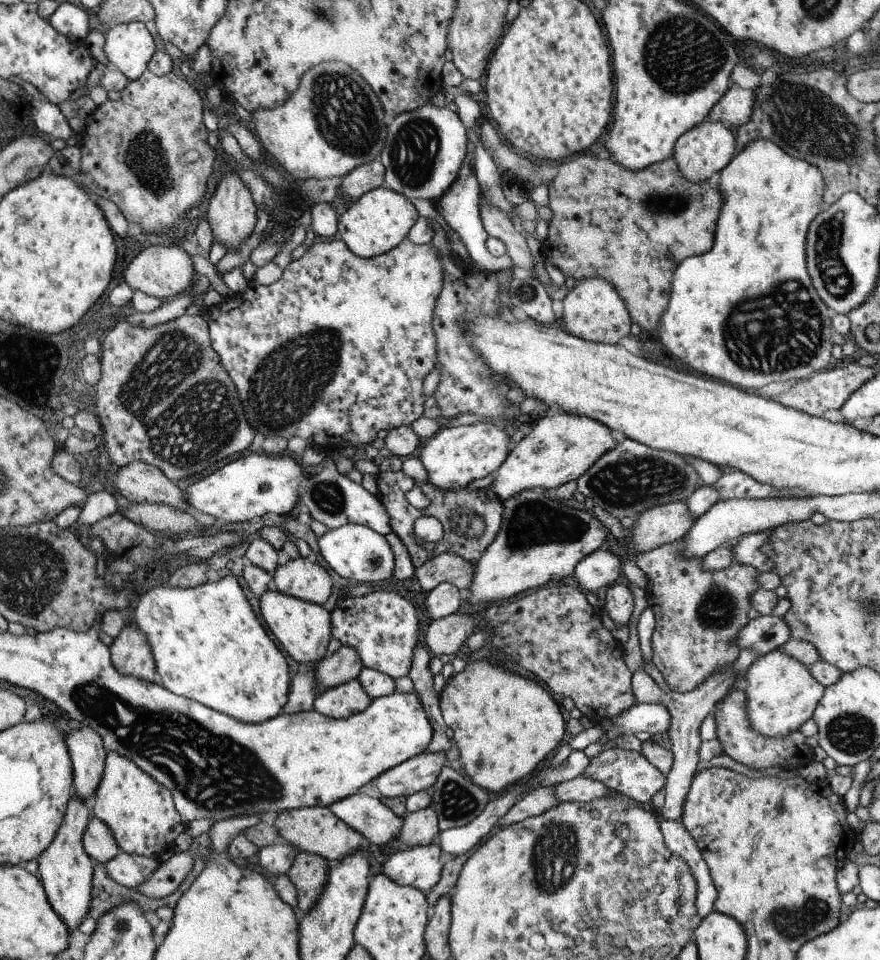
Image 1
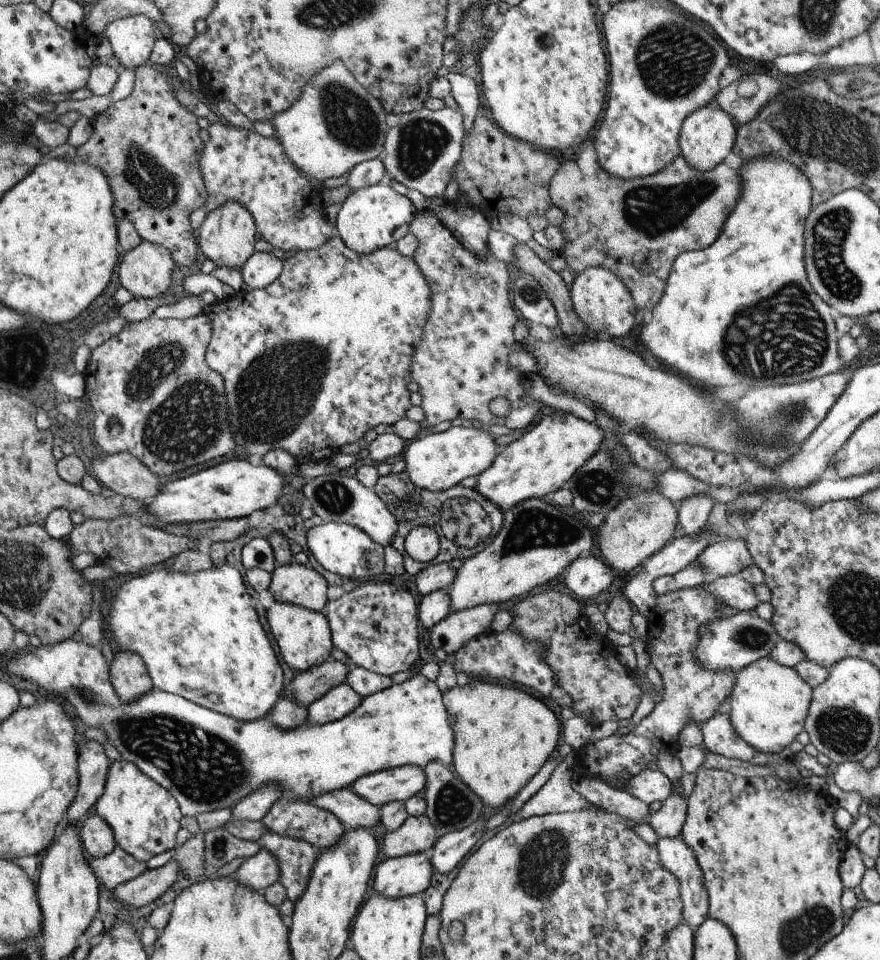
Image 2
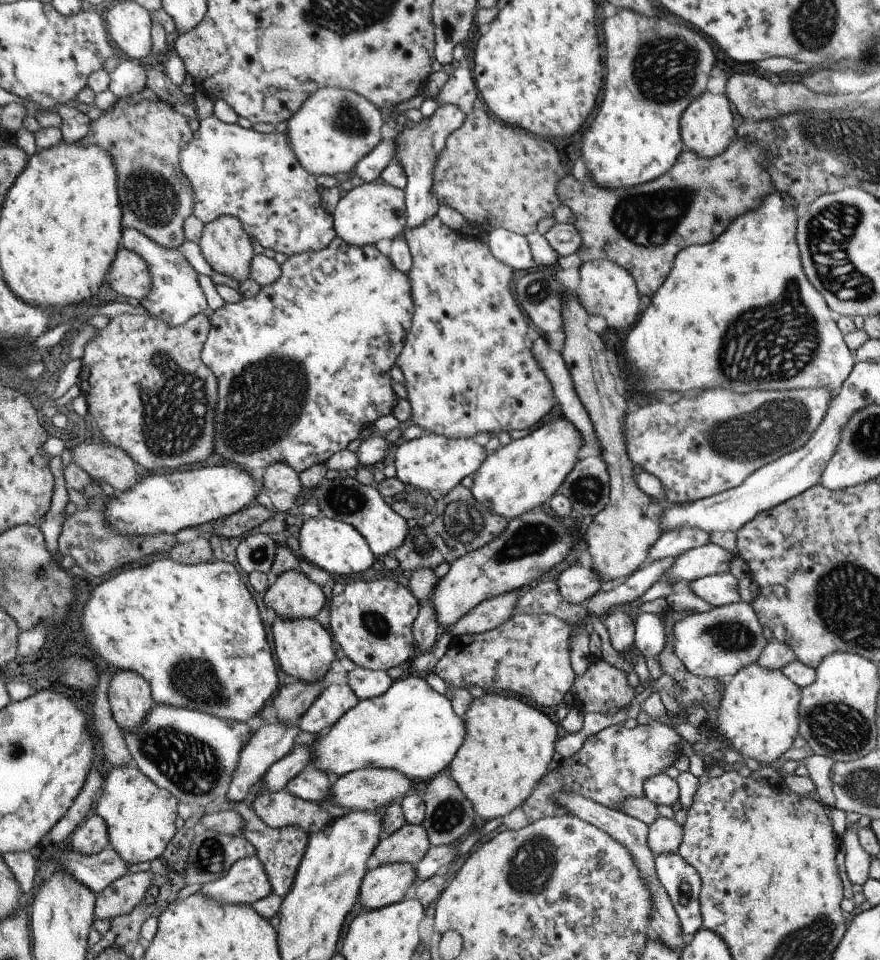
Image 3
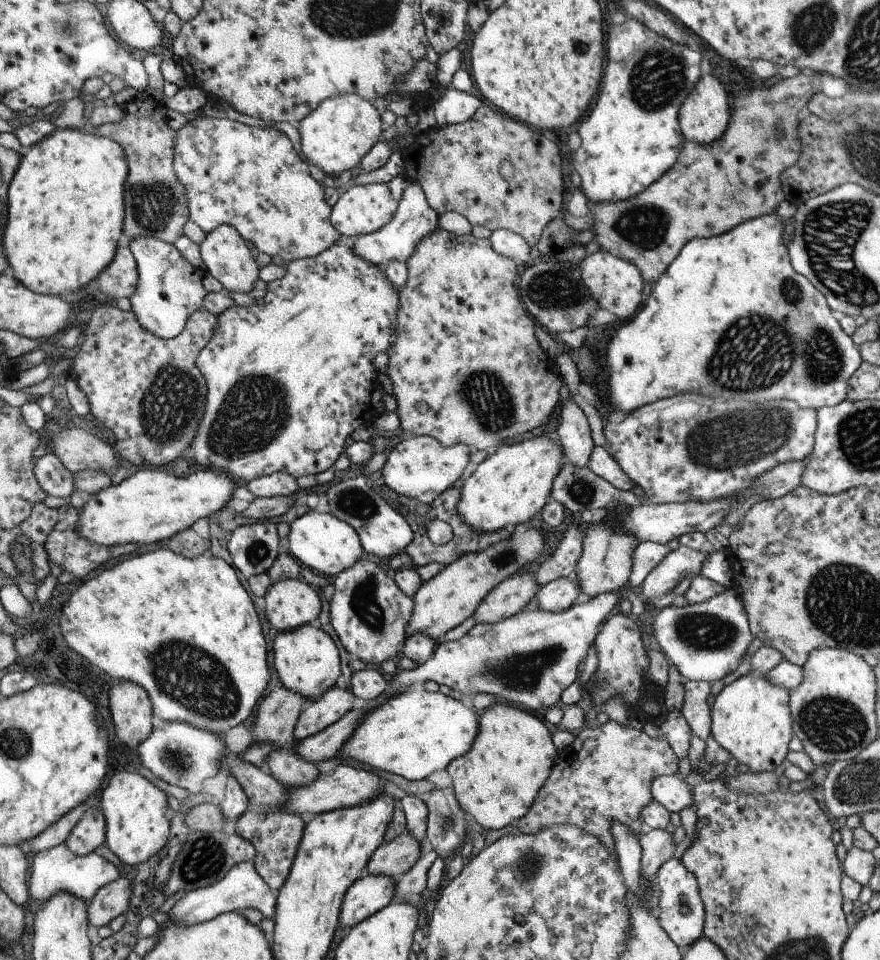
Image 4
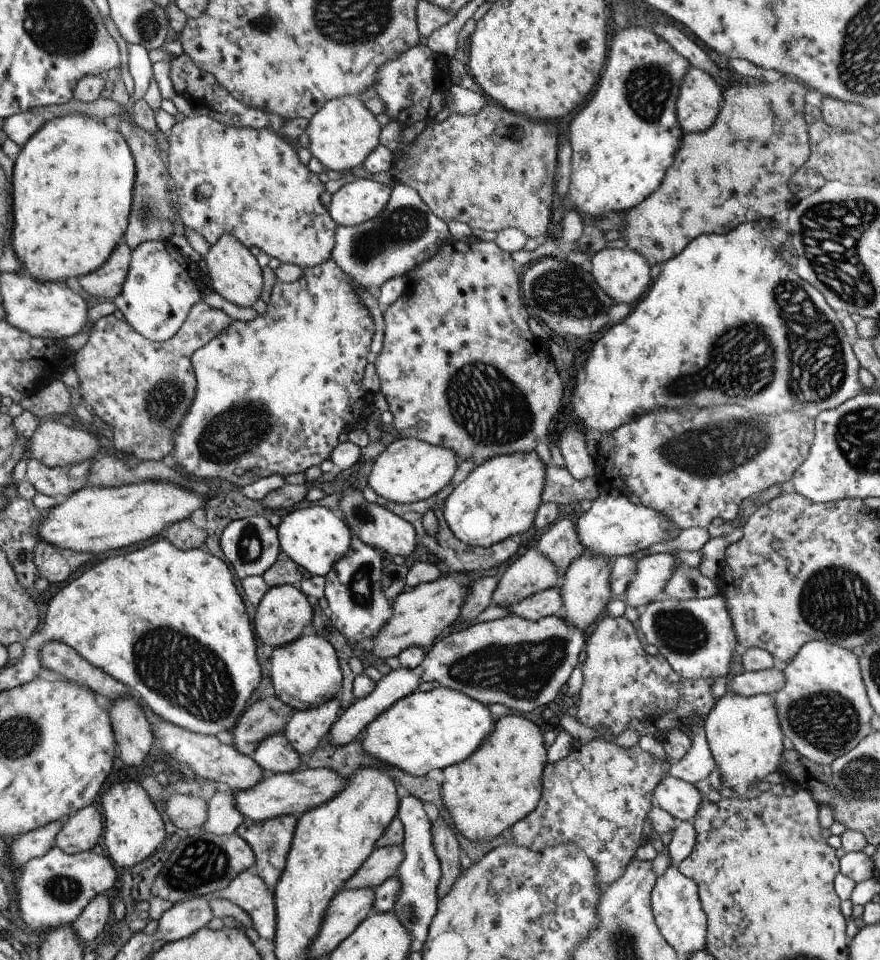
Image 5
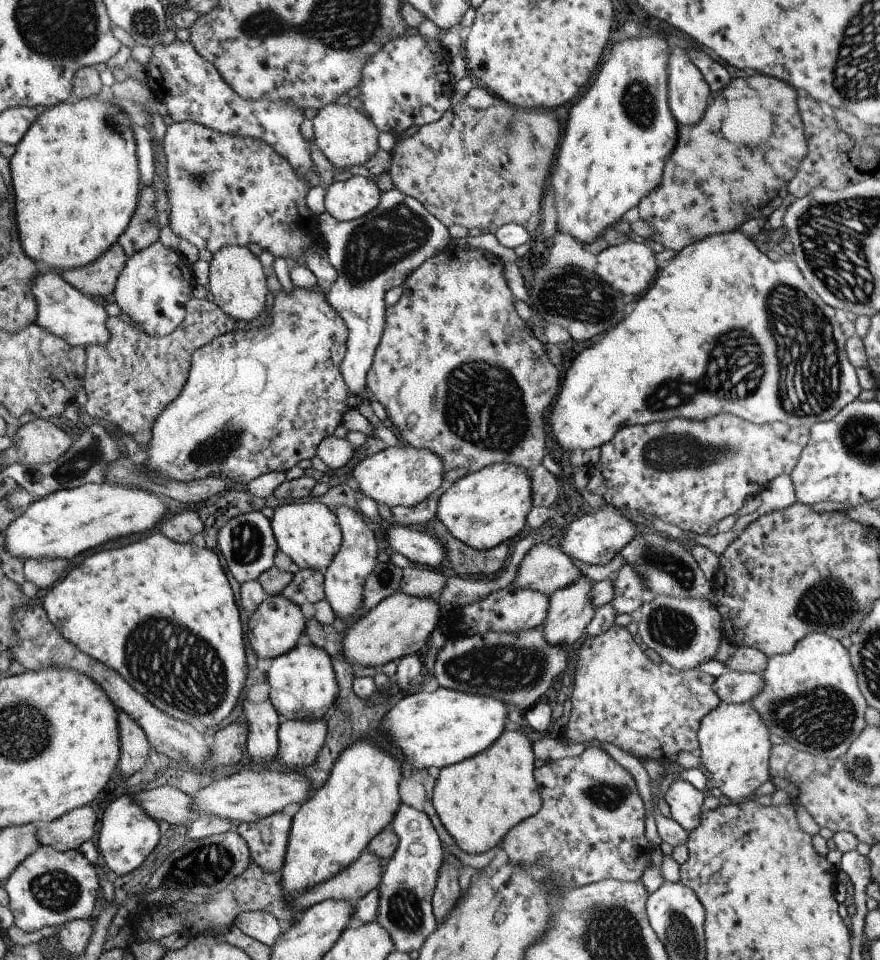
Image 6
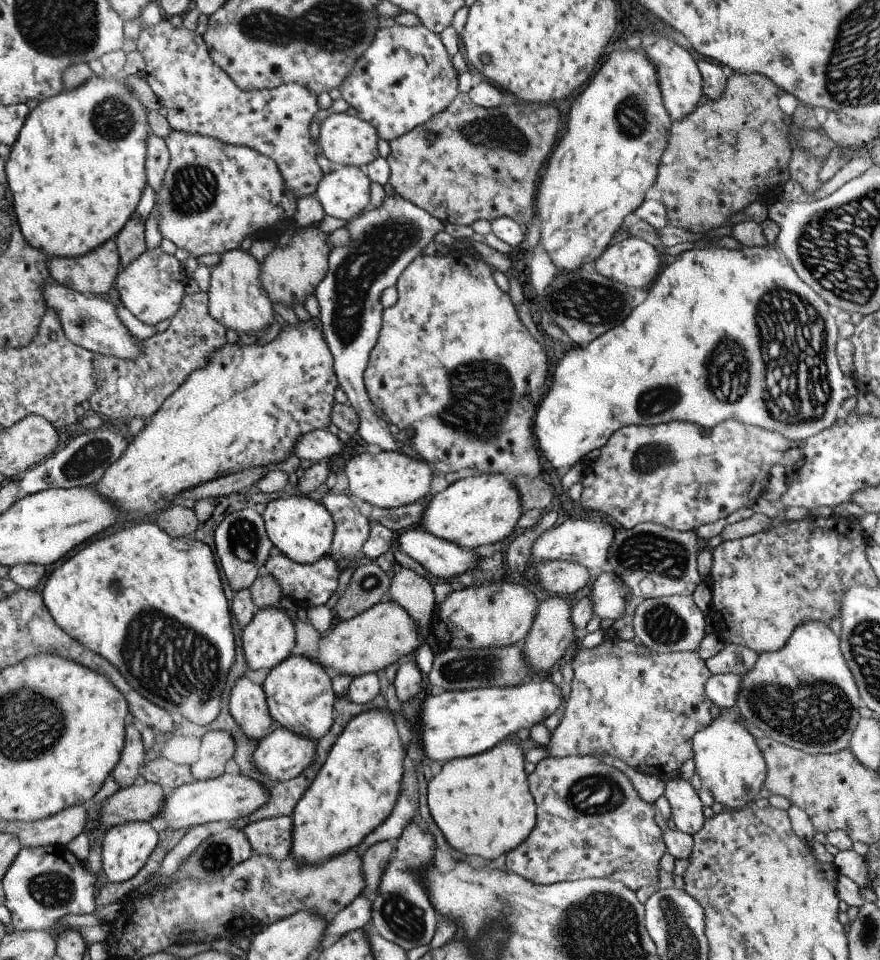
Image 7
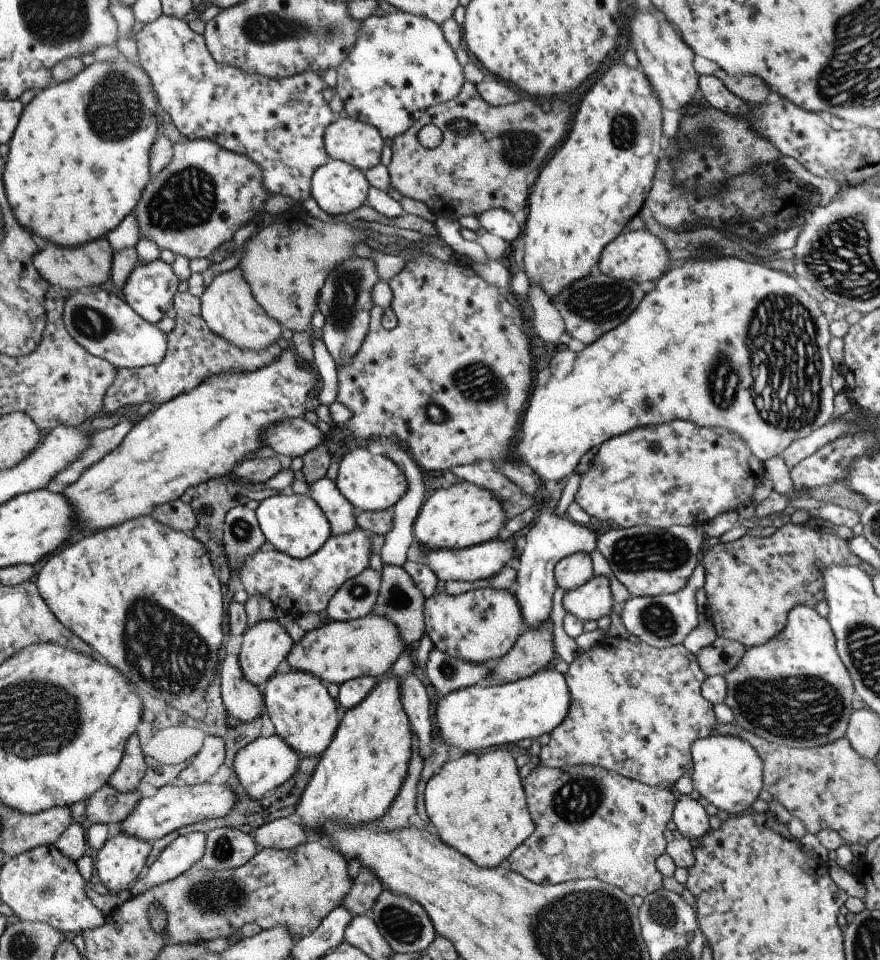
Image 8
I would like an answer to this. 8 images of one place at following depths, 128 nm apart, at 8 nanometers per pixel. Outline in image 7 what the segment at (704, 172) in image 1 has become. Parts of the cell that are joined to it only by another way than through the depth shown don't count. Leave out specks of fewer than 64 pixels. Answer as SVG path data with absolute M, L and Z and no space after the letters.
M663 36L645 50L650 60L656 65L657 77L663 96L663 103L672 120L680 121L695 111L704 97L703 78L692 54L674 40Z

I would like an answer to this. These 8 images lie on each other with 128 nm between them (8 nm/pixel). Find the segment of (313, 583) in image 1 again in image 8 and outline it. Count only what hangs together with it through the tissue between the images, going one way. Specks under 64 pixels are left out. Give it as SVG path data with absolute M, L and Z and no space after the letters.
M275 619L257 622L243 635L238 656L243 675L256 686L264 684L280 672L280 664L295 644Z

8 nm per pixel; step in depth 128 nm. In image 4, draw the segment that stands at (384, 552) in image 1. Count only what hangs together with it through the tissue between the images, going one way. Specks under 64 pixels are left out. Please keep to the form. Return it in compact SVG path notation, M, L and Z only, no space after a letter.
M314 510L304 513L290 525L288 539L283 543L287 552L303 567L331 578L354 566L365 552L361 538L353 526L333 514L319 513Z

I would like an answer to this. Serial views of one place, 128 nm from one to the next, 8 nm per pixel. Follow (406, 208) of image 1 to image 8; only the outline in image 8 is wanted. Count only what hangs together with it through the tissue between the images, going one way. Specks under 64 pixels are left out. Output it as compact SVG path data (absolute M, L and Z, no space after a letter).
M330 159L312 178L311 197L330 215L340 216L366 204L368 176L350 163Z

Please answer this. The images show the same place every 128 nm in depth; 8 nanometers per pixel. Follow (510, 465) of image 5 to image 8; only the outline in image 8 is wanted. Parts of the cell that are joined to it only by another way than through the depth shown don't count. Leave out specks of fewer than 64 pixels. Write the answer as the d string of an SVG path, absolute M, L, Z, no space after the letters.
M461 480L446 489L442 487L436 488L433 494L428 499L425 499L414 521L413 533L422 548L458 550L504 538L506 536L504 532L506 522L506 511L497 496L490 489Z

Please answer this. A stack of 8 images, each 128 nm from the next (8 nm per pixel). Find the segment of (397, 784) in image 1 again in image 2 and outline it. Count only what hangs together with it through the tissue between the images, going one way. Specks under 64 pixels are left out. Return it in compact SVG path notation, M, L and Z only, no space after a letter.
M410 764L369 774L356 780L350 789L380 808L392 801L408 800L418 794L426 783L425 770Z

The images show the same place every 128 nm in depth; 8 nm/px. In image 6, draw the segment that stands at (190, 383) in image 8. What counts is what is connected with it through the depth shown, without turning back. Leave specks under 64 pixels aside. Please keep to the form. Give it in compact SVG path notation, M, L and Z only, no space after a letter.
M191 297L184 306L184 320L174 328L174 332L166 336L149 337L146 332L138 331L136 326L120 320L120 318L110 318L106 326L110 328L110 342L106 344L96 344L96 346L86 346L86 372L84 381L84 391L88 397L87 413L92 418L106 420L122 430L122 434L132 436L140 448L150 446L152 440L153 427L157 419L161 417L162 410L178 398L178 394L185 389L189 379L193 354L214 341L214 338L222 337L231 333L236 321L232 316L222 312L210 298L198 300Z

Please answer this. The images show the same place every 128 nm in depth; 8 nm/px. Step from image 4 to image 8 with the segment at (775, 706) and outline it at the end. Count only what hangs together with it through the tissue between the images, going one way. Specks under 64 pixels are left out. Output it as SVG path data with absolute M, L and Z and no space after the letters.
M712 733L695 740L691 746L693 788L717 810L741 815L751 810L763 788L763 762L756 749L734 735Z

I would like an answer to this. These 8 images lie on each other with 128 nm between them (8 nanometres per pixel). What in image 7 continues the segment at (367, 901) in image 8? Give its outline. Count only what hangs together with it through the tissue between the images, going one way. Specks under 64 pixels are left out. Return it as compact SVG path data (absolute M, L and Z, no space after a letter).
M382 841L369 846L363 852L363 870L366 874L366 890L374 890L380 884L383 872L392 858L392 842Z

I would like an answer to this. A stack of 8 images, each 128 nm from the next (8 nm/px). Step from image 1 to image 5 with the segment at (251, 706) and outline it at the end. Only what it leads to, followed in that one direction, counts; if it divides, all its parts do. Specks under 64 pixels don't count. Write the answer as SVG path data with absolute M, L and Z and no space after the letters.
M169 539L156 540L156 542L152 542L152 544L148 544L148 546L144 546L144 548L135 552L110 556L110 558L106 558L106 560L88 568L81 576L72 580L68 586L62 588L50 599L40 636L46 642L56 640L73 647L78 654L86 658L93 666L104 670L112 678L126 684L134 694L141 697L143 702L146 702L146 705L154 714L158 714L160 718L175 726L180 726L184 730L201 735L214 736L221 730L232 731L232 728L235 728L236 720L242 716L242 712L246 708L248 698L254 694L254 690L262 682L262 672L260 672L260 664L258 664L258 656L256 656L254 628L252 628L250 616L244 608L242 596L240 596L238 588L234 586L232 572L228 570L226 562L222 562L220 557L212 556L212 553L202 552L202 548L188 549L182 552Z

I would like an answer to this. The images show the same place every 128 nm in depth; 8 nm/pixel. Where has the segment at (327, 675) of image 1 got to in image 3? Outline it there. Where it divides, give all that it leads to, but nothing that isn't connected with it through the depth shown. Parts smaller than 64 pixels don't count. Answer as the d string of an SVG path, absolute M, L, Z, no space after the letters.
M299 680L284 685L273 702L278 721L289 725L297 723L322 692L322 681L307 683Z

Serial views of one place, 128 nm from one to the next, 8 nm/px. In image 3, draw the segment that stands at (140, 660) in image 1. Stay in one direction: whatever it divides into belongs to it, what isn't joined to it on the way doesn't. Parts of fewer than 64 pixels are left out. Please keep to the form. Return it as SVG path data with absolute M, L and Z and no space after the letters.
M133 670L114 671L108 698L114 720L122 730L131 732L152 709L152 687L140 673Z

